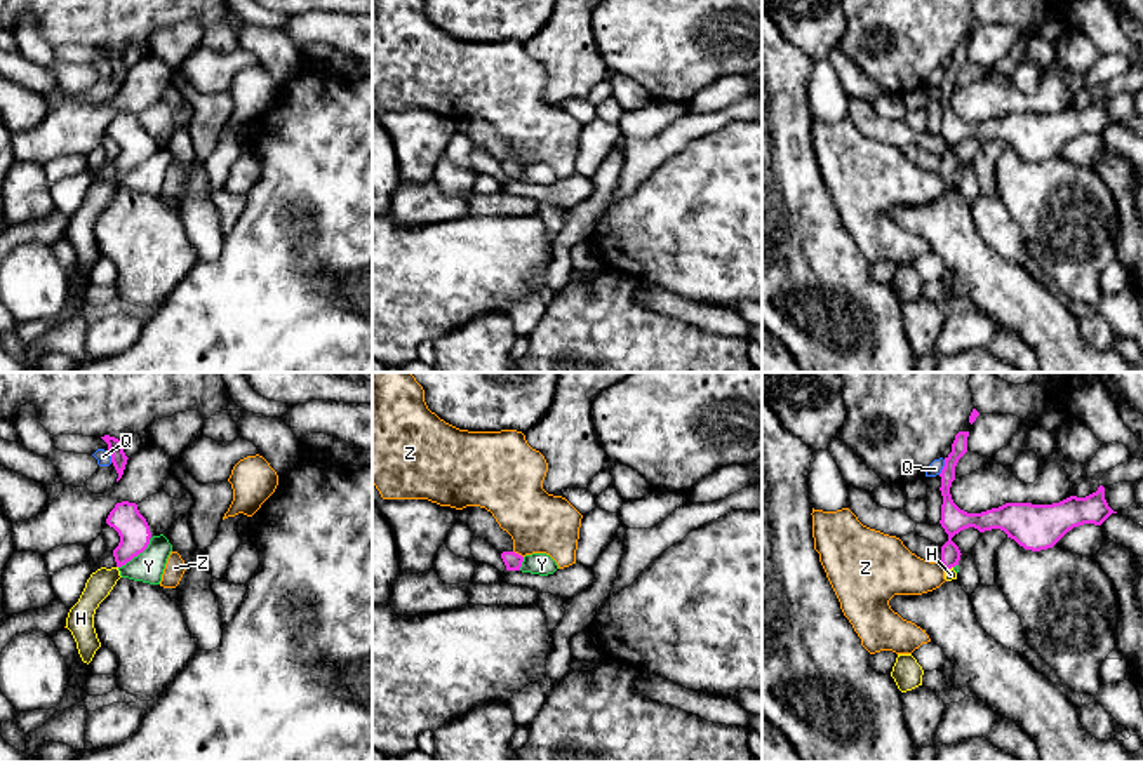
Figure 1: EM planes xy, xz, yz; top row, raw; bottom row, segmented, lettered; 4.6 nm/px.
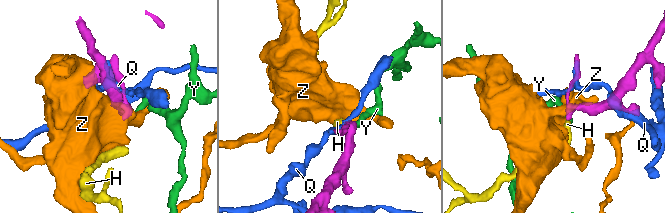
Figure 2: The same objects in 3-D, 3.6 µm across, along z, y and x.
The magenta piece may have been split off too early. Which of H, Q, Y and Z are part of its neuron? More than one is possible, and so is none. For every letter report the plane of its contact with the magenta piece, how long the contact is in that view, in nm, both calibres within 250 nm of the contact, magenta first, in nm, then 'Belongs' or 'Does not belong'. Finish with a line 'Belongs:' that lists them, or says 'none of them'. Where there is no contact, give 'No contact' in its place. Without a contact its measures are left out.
H: Touches magenta in yz. Shared border 40 nm. Thickness 120 nm (magenta) against 50 nm. Belongs
Q: Touches magenta in yz. Shared border 80 nm. Thickness 120 nm (magenta) against 70 nm. Does not belong
Y: Touches magenta in xy. Shared border 200 nm. Thickness 140 nm (magenta) against 140 nm. Does not belong
Z: Touches magenta in xz. Shared border 60 nm. Thickness 80 nm (magenta) against 280 nm. Does not belong
Belongs: H

